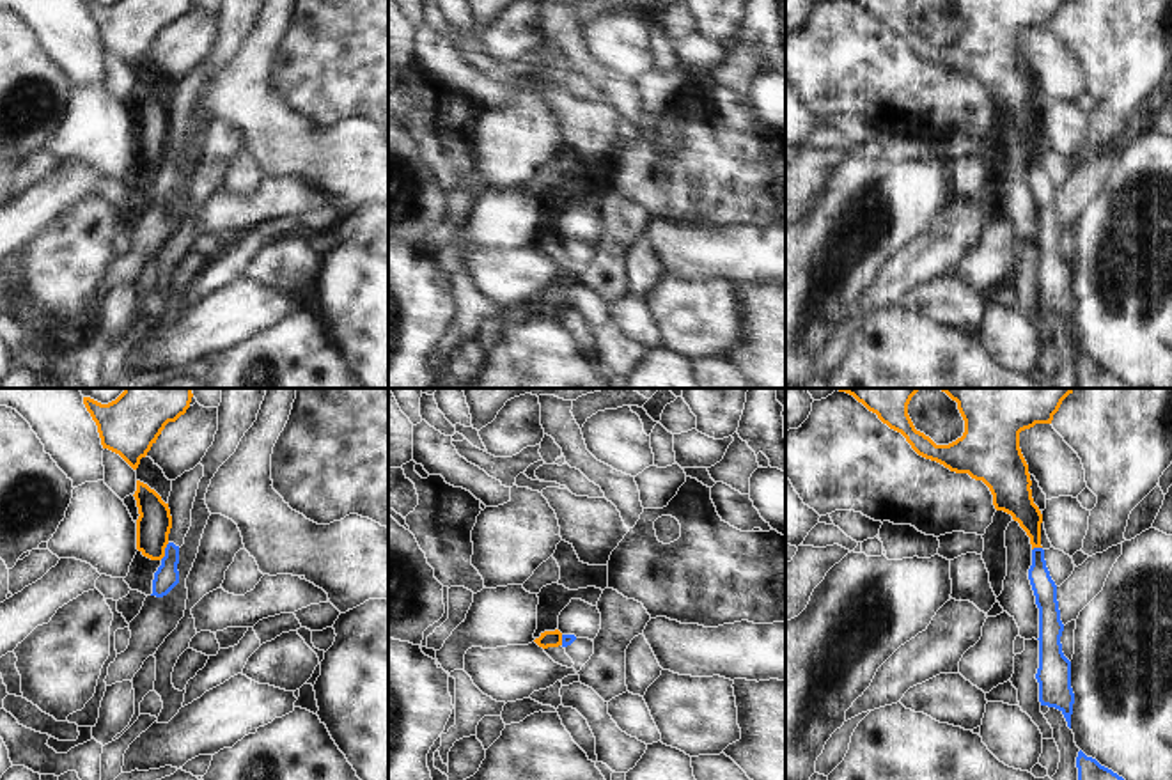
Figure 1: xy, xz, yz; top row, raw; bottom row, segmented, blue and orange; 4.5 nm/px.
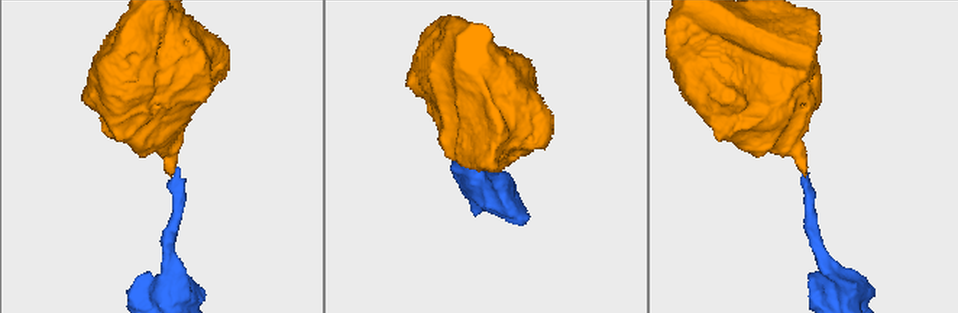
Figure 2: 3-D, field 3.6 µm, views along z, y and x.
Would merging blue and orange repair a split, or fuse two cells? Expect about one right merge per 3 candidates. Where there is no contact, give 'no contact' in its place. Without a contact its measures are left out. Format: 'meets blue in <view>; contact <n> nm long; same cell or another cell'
meets blue in xy; contact 90 nm long; another cell

